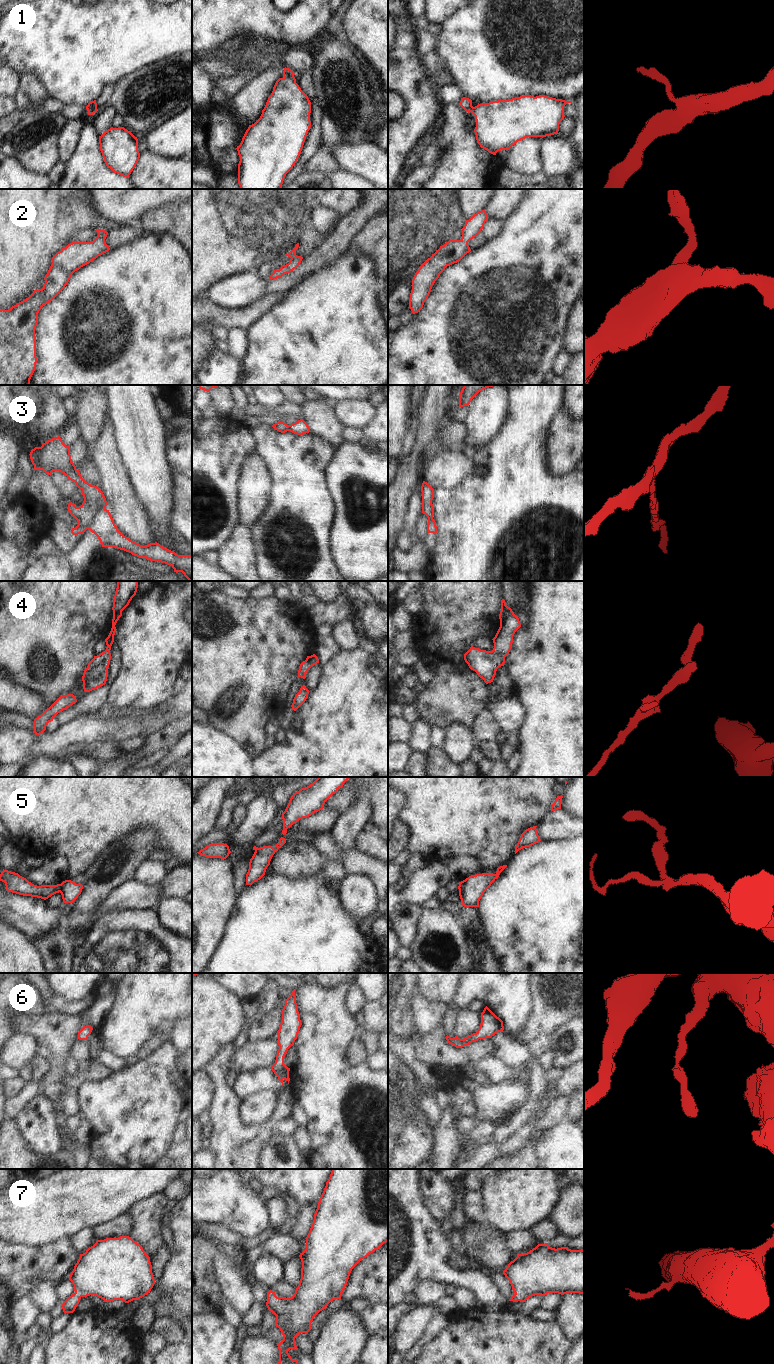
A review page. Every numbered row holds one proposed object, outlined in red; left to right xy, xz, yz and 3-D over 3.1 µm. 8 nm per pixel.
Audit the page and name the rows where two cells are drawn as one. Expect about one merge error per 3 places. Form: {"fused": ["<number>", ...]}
{"fused": ["1", "3", "5"]}

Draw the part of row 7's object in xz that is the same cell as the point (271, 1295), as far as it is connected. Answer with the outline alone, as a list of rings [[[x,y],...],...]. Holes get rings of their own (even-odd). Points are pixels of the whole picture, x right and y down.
[[[332,1169],[330,1177],[326,1182],[324,1191],[319,1199],[317,1209],[314,1214],[314,1220],[310,1231],[306,1237],[306,1249],[300,1253],[299,1257],[302,1262],[301,1268],[301,1279],[295,1293],[292,1297],[277,1297],[275,1292],[269,1290],[267,1292],[267,1302],[266,1306],[269,1311],[271,1311],[276,1316],[275,1325],[278,1327],[283,1335],[283,1340],[280,1343],[276,1343],[279,1349],[279,1362],[278,1364],[298,1364],[298,1359],[293,1360],[289,1355],[288,1351],[290,1349],[298,1350],[295,1338],[299,1336],[300,1333],[308,1334],[312,1329],[311,1323],[314,1317],[322,1310],[326,1309],[328,1304],[335,1299],[341,1299],[342,1293],[347,1285],[350,1273],[352,1269],[369,1254],[373,1253],[375,1250],[379,1249],[384,1243],[388,1241],[388,1169]]]

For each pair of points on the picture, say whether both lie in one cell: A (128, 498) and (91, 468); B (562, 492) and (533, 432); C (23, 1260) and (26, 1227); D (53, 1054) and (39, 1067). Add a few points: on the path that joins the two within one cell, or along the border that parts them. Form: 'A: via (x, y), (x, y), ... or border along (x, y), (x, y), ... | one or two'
A: border along (90, 457), (100, 472), (102, 478), (100, 487) | two
B: via (546, 481), (533, 468), (533, 448) | one
C: border along (10, 1241), (31, 1245), (48, 1243) | two
D: border along (41, 1051), (49, 1063), (49, 1070), (40, 1081) | two

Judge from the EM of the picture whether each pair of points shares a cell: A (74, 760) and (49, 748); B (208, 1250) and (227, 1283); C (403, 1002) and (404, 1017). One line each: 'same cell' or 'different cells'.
A: different cells
B: different cells
C: same cell

